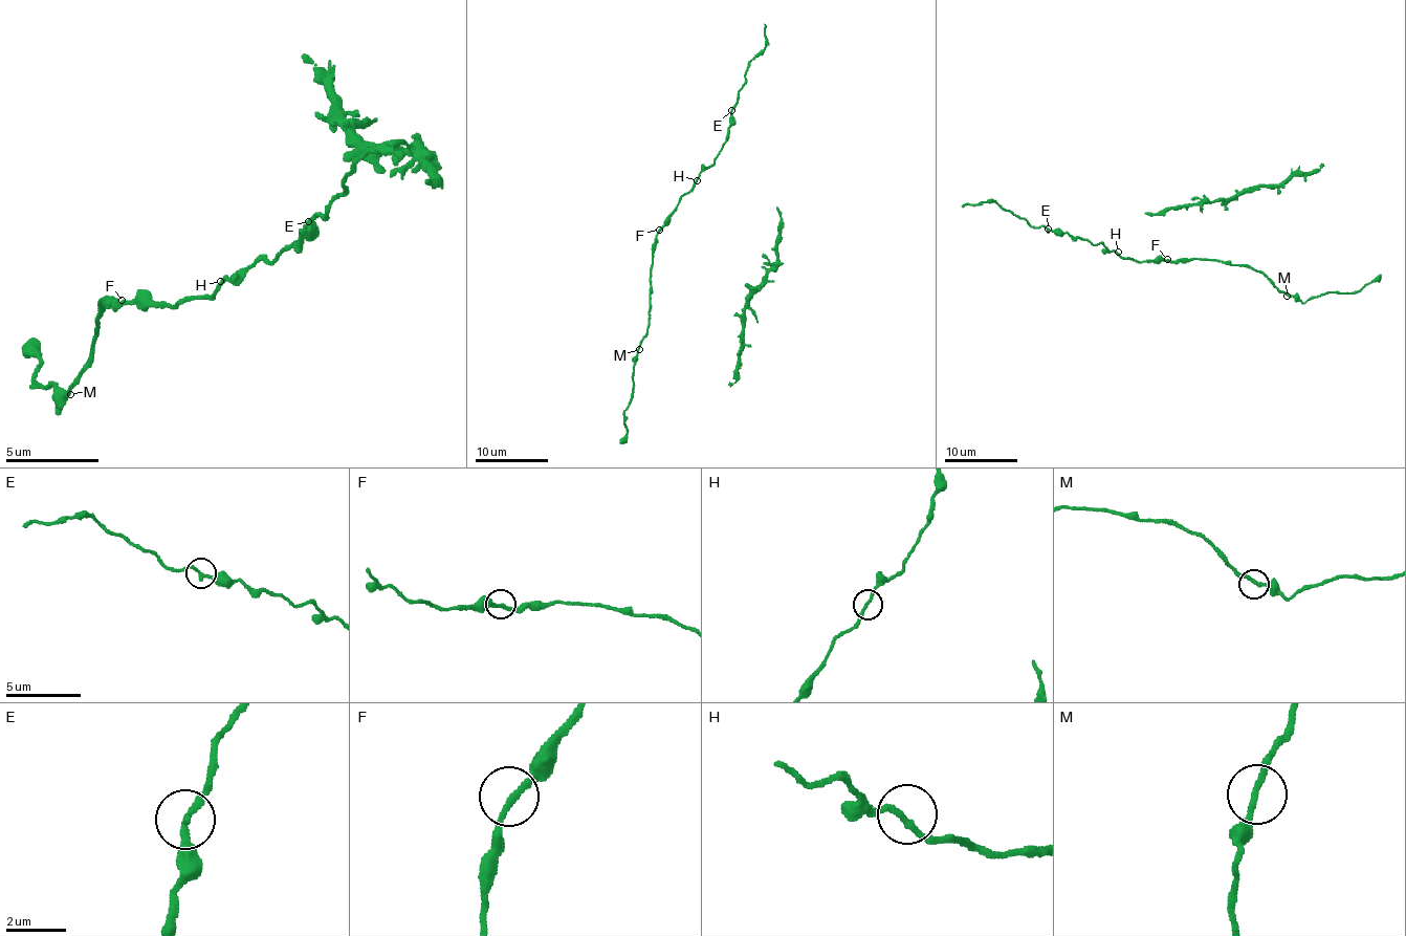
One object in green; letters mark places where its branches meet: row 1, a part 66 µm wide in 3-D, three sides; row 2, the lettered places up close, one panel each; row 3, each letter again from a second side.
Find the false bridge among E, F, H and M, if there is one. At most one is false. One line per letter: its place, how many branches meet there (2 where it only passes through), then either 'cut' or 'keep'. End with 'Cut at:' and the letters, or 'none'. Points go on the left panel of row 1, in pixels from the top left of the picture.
E: (308, 221) | 2 | keep
F: (122, 300) | 2 | keep
H: (220, 281) | 2 | keep
M: (70, 394) | 2 | keep
Cut at: none

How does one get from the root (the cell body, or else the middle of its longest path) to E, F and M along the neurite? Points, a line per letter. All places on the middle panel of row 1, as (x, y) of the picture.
E: (697, 178), (721, 151), (731, 111)
F: (697, 178), (659, 230)
M: (697, 178), (657, 235), (650, 279), (650, 326), (639, 349)

